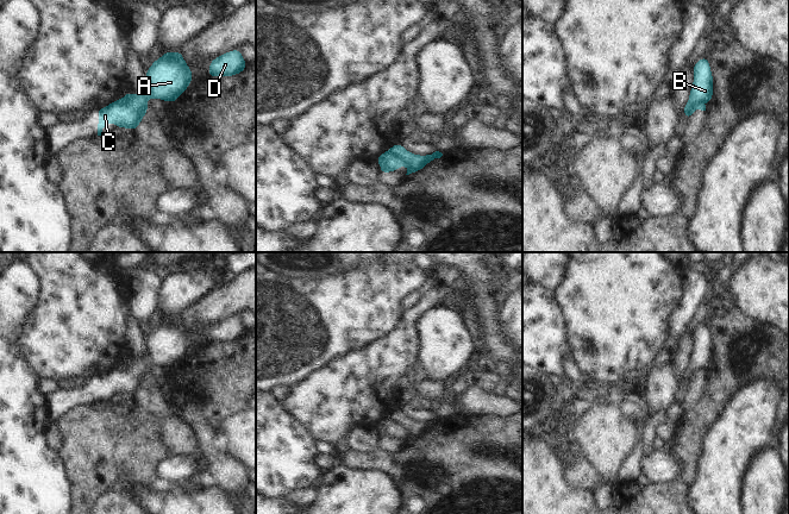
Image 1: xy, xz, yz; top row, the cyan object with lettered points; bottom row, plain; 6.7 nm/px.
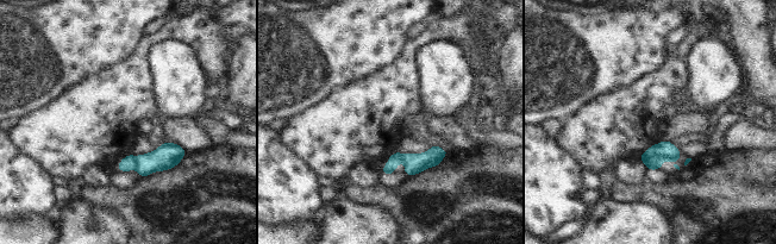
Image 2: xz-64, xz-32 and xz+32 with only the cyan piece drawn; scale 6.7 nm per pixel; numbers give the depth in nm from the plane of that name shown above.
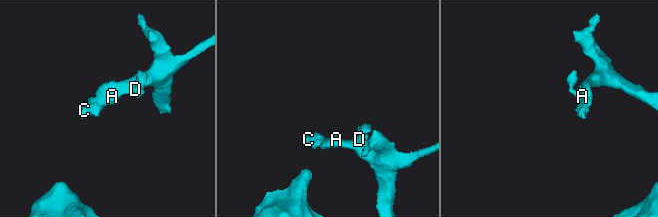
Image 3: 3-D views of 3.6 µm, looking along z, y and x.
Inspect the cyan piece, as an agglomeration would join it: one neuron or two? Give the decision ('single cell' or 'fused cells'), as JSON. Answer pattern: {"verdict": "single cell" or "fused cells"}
{"verdict": "single cell"}

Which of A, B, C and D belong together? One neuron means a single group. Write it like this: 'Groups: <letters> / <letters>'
Groups: A B C D

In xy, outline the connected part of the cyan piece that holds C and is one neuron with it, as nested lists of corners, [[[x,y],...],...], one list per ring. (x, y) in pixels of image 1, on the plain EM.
[[[164,318],[163,322],[154,327],[151,334],[145,337],[145,340],[146,355],[142,357],[138,363],[133,362],[131,357],[129,357],[123,365],[118,365],[108,372],[98,376],[98,402],[104,401],[102,396],[111,388],[114,389],[115,394],[125,394],[132,397],[136,396],[144,384],[144,381],[149,376],[146,368],[150,364],[175,369],[180,364],[180,362],[188,355],[190,347],[194,344],[180,318]]]

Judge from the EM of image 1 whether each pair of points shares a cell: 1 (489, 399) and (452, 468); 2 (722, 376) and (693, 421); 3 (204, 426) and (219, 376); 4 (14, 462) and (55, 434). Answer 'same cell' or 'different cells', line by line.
1: different cells
2: same cell
3: different cells
4: different cells

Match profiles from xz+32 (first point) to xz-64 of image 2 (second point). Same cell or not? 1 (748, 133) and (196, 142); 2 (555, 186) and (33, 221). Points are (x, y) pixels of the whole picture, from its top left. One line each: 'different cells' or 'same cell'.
1: different cells
2: different cells

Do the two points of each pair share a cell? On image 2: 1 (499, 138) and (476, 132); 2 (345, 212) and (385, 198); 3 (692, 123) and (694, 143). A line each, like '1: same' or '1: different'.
1: same
2: different
3: different

